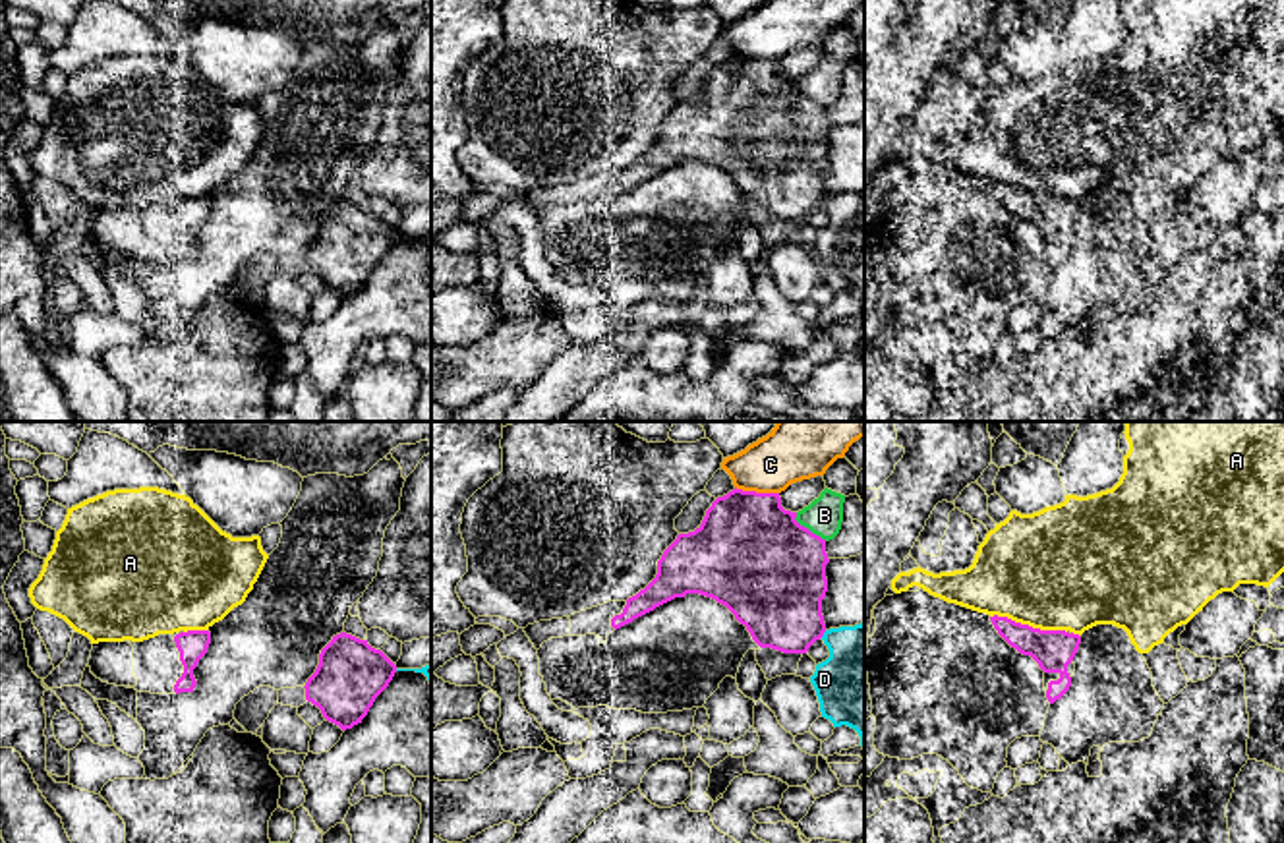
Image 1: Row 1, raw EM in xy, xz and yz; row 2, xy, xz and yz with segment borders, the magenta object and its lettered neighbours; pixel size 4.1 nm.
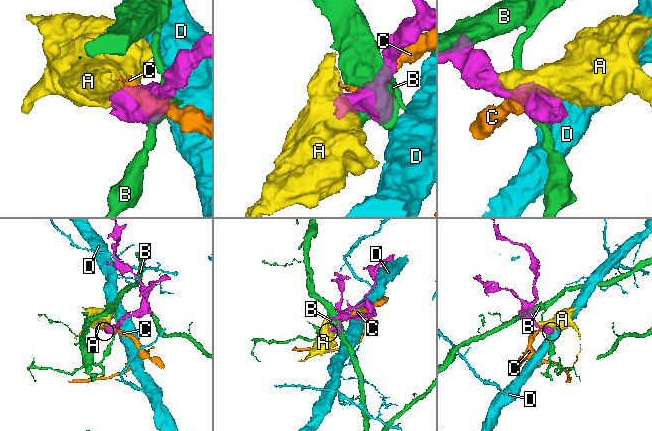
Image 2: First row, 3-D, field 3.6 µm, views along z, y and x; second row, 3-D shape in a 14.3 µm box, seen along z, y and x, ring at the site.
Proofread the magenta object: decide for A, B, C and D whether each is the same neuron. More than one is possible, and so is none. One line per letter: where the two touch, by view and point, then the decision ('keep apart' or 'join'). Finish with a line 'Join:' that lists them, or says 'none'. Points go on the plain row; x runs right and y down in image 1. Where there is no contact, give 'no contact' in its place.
A: yz (1027, 192) | keep apart
B: xz (807, 95) | keep apart
C: xz (755, 58) | keep apart
D: xz (822, 202) | keep apart
Join: none

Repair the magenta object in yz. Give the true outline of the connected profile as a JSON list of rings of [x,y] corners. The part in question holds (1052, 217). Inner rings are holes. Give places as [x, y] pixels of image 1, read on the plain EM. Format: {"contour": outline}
{"contour": [[[990,184],[998,201],[1019,220],[1031,222],[1044,238],[1044,257],[1050,271],[1060,267],[1071,253],[1073,224],[1081,203],[1065,197],[1040,197],[1015,189],[1007,184]]]}

